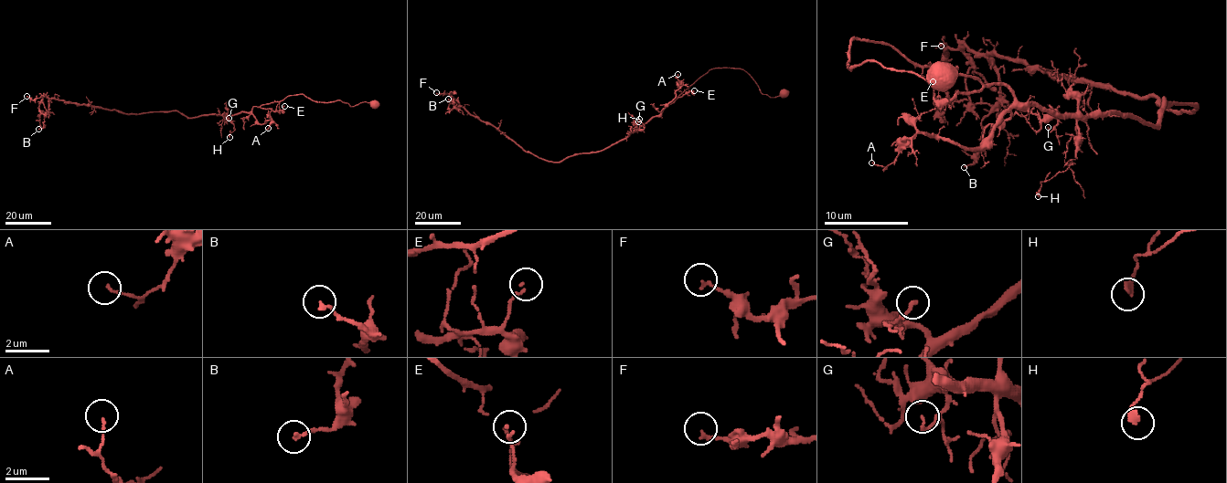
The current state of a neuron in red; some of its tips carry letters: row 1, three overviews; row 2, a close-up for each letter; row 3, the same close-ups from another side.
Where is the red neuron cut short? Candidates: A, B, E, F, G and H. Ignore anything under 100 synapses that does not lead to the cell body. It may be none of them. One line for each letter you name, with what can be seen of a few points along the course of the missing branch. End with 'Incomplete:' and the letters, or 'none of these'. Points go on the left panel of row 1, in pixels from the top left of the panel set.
Incomplete: none of these

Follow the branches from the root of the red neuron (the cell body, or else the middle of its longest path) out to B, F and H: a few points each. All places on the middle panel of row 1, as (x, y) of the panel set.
B: (784, 94), (762, 94), (742, 69), (710, 68), (625, 138), (559, 162), (525, 152), (448, 99)
F: (784, 94), (762, 94), (742, 69), (710, 68), (625, 138), (552, 162), (525, 152), (450, 94), (436, 92)
H: (784, 94), (770, 97), (761, 92), (743, 70), (716, 68), (638, 129), (643, 130), (639, 119)

